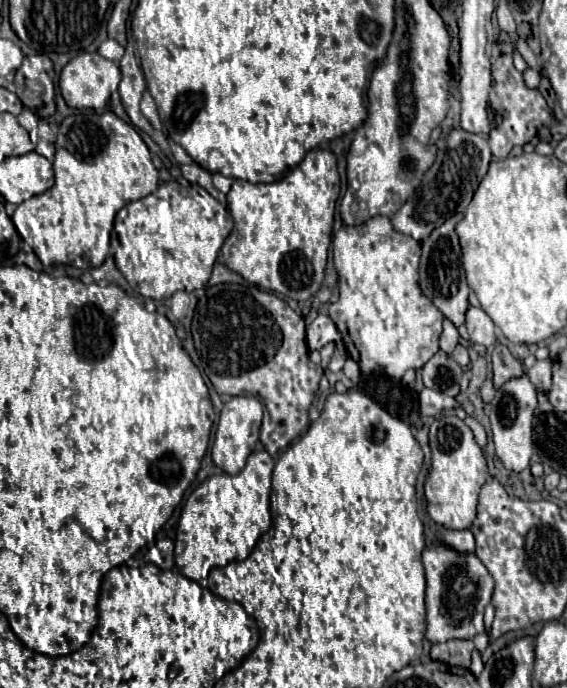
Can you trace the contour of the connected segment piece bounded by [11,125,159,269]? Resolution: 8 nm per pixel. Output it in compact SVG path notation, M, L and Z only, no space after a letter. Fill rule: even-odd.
M103 125L101 155L97 155L93 161L79 161L65 147L57 147L53 169L55 169L55 185L49 191L17 205L11 219L23 241L33 247L35 255L45 267L57 263L79 269L99 267L107 258L107 251L110 249L111 229L117 211L123 209L129 201L137 201L157 189L159 173L151 161L151 153L141 135L133 129L133 125Z

